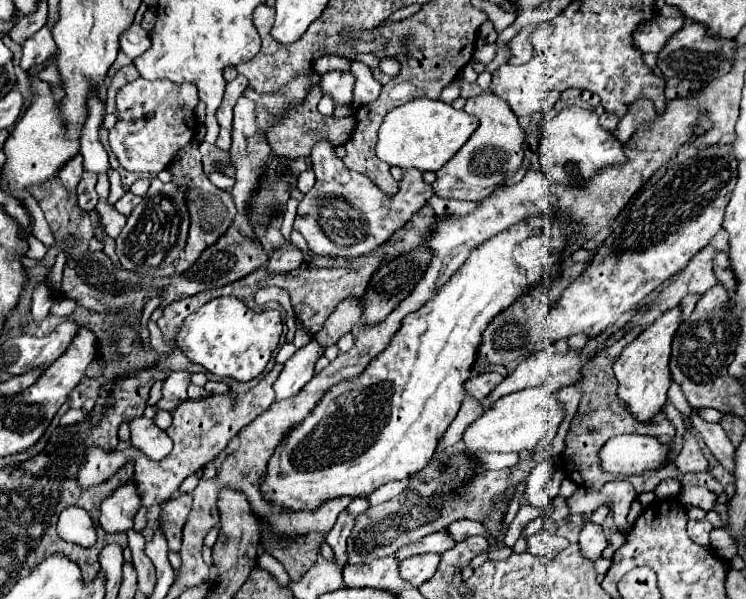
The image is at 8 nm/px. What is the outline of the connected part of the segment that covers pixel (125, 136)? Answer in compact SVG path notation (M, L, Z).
M137 78L117 92L117 112L121 120L109 130L109 144L119 164L129 172L157 174L169 168L175 154L187 146L197 128L195 106L199 102L197 88L193 84L175 84L171 80L149 82Z

